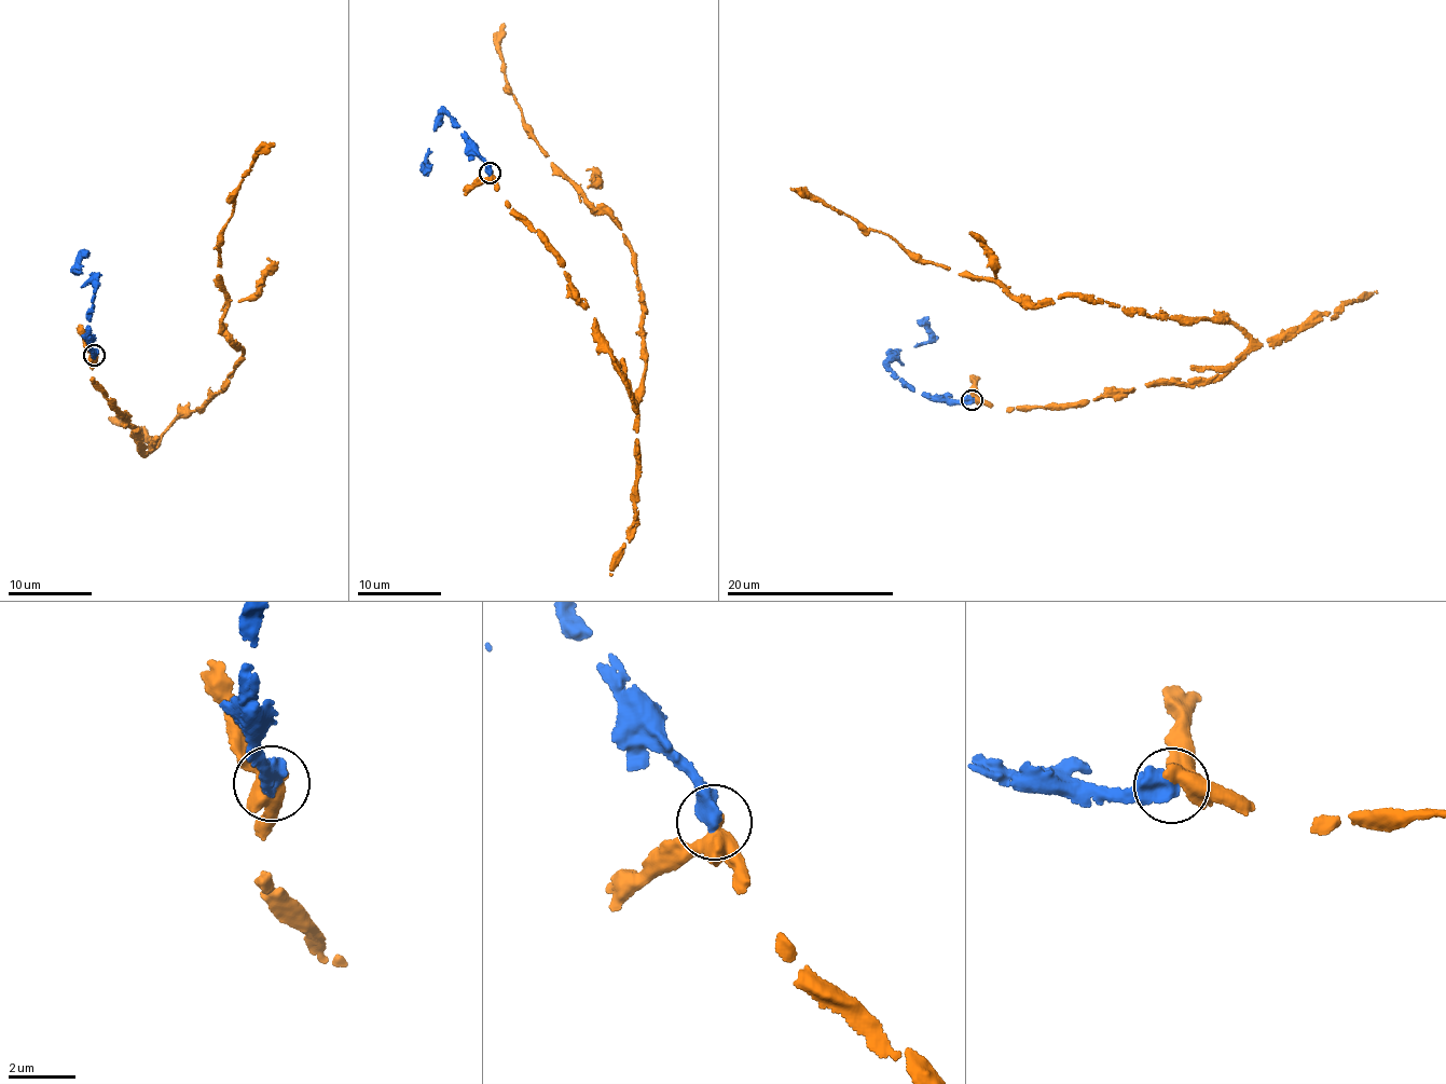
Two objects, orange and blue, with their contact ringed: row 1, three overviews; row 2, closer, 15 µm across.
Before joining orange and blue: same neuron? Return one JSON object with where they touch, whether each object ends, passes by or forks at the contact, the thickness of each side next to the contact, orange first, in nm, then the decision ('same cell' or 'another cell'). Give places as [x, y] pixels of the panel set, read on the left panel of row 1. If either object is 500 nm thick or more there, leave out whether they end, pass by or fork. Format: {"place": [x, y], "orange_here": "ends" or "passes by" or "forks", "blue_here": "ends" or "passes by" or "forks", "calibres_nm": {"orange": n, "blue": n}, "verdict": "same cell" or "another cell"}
{"place": [94, 355], "calibres_nm": {"orange": 440, "blue": 600}, "verdict": "same cell"}

